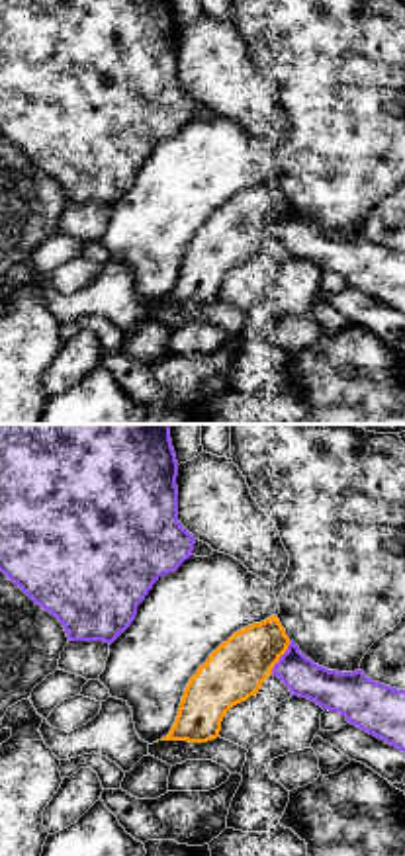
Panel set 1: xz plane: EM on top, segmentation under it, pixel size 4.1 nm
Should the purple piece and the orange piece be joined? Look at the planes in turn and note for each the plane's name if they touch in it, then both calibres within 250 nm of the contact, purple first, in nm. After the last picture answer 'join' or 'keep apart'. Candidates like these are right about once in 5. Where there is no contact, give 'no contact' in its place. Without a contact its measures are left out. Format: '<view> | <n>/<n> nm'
xz | 160/240 nm

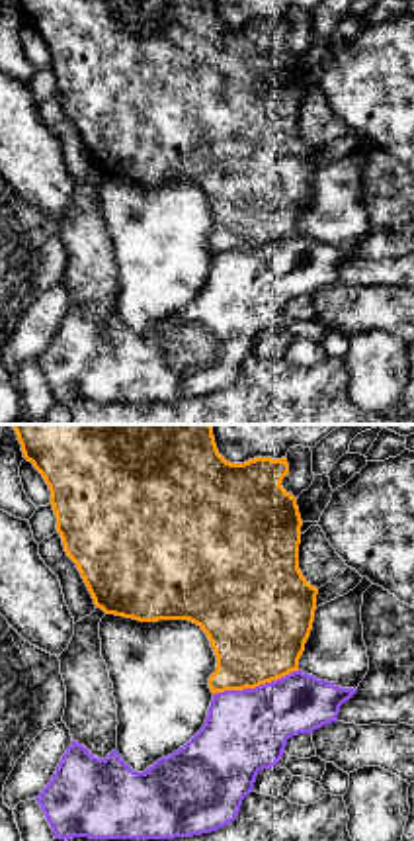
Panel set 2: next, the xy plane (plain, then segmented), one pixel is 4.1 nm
xy | 340/420 nm

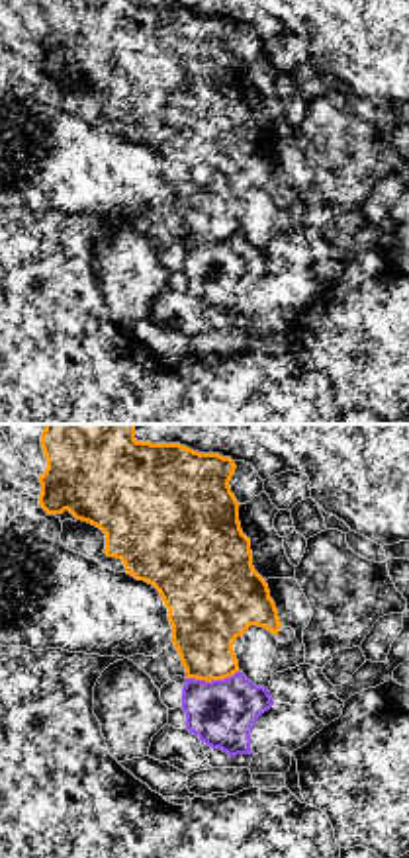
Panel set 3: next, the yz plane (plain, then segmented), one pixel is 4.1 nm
yz | 280/280 nm

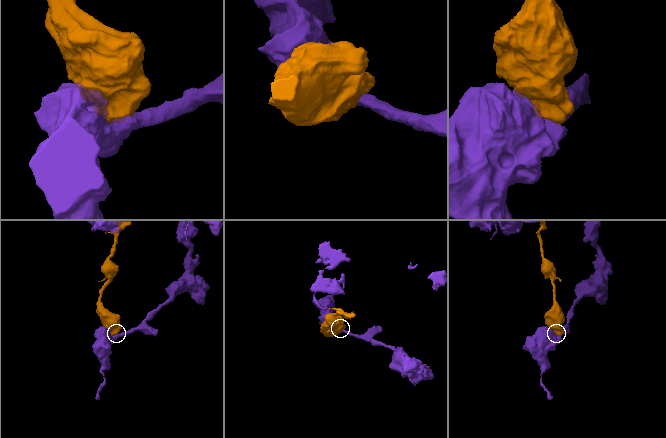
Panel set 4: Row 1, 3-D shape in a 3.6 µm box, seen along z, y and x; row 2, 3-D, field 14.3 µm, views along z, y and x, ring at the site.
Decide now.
keep apart

